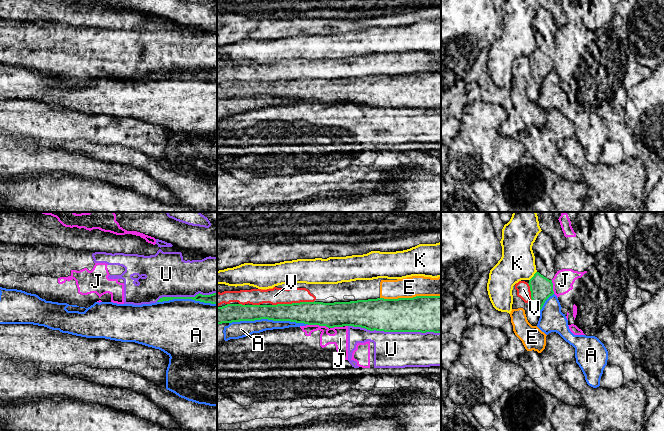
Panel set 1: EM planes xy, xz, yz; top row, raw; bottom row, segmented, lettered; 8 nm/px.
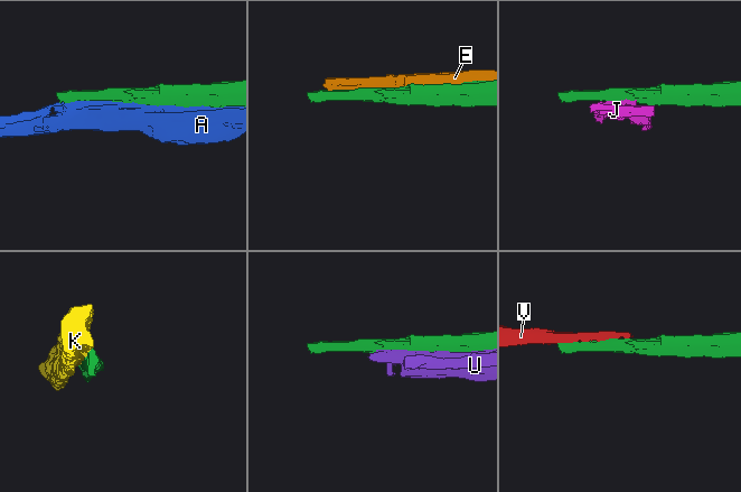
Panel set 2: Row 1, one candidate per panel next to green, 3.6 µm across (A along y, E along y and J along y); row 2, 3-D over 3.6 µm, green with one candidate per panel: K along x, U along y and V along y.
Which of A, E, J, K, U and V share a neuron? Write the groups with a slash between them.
A / E V / J U / K

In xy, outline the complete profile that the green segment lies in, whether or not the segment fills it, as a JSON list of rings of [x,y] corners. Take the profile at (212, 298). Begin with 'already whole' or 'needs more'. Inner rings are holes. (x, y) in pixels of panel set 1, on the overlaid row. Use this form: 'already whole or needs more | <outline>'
already whole | [[[199,293],[195,297],[162,297],[157,302],[169,301],[173,299],[192,299],[204,303],[217,304],[217,293],[213,293],[210,295],[202,295]]]

